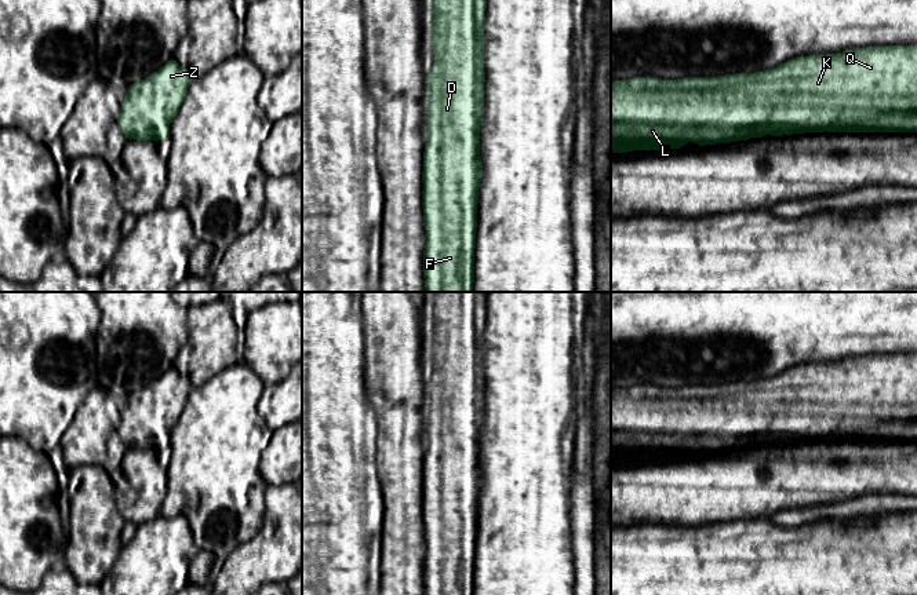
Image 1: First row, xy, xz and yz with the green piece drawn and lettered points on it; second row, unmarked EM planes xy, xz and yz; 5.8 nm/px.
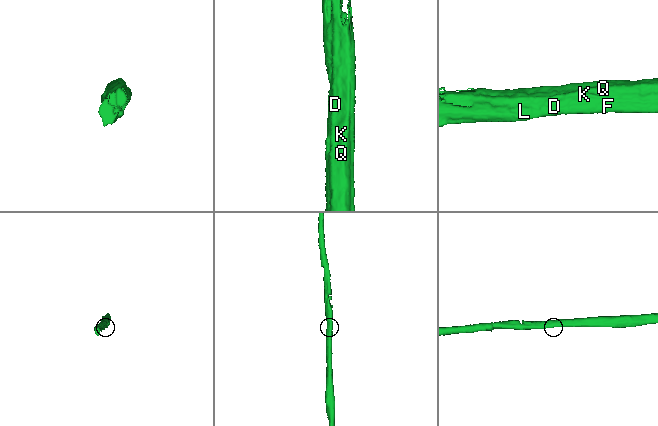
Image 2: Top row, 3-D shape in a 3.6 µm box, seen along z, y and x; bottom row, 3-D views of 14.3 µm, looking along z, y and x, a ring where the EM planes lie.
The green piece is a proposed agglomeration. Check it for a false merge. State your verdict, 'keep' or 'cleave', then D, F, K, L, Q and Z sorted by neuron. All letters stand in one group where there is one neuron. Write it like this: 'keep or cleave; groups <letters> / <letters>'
keep; groups D F K L Q Z

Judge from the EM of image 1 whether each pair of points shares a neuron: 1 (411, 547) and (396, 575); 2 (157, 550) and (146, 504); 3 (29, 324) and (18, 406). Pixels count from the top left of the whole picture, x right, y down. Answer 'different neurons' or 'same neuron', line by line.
1: same neuron
2: different neurons
3: same neuron

